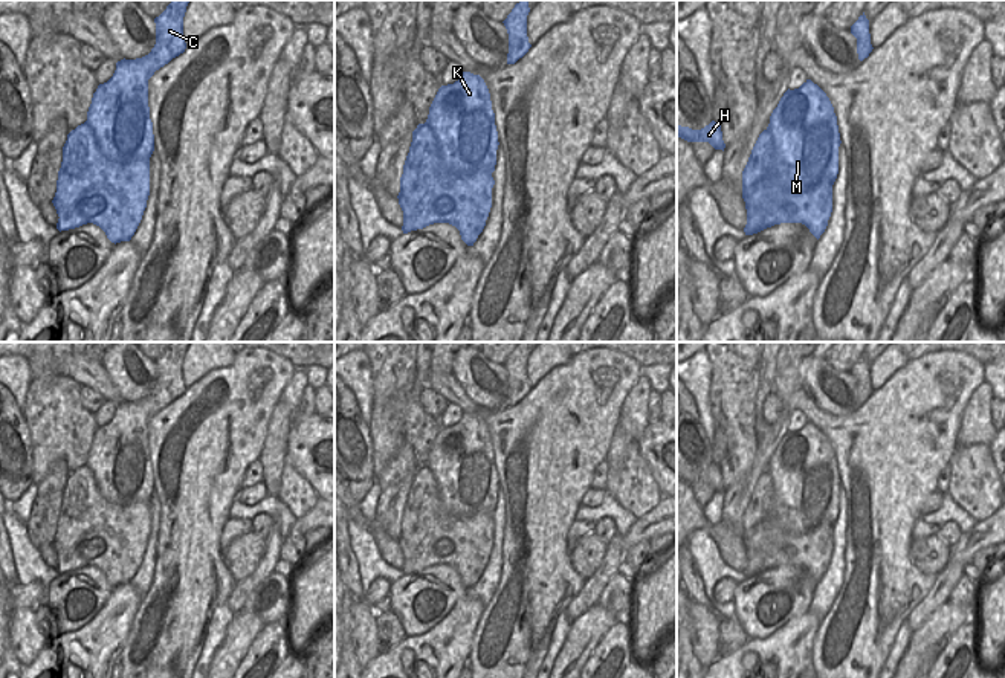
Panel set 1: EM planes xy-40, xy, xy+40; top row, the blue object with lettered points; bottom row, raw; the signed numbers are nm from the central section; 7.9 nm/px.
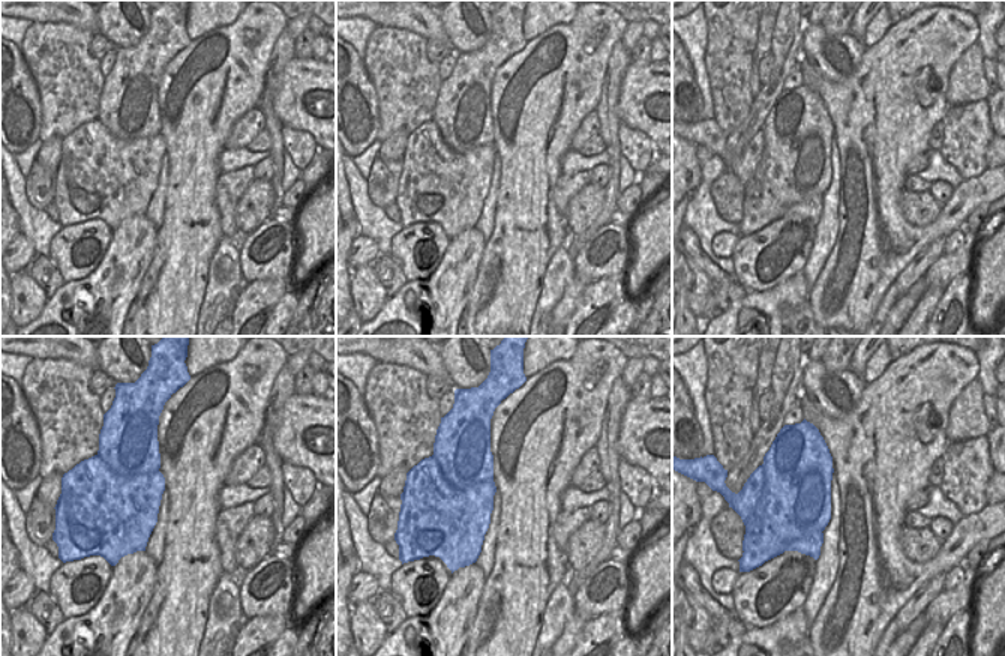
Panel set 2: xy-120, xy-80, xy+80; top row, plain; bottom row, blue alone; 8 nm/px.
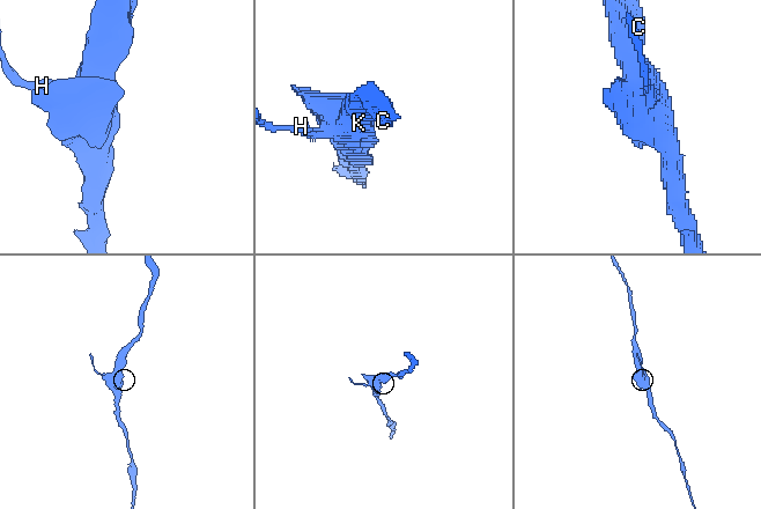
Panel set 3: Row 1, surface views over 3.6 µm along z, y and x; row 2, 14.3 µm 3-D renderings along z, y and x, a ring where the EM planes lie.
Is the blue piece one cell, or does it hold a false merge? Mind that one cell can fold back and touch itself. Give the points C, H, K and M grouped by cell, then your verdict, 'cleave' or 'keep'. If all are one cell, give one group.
groups C K M / H; cleave

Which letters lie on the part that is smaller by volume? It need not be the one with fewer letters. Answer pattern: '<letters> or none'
H

